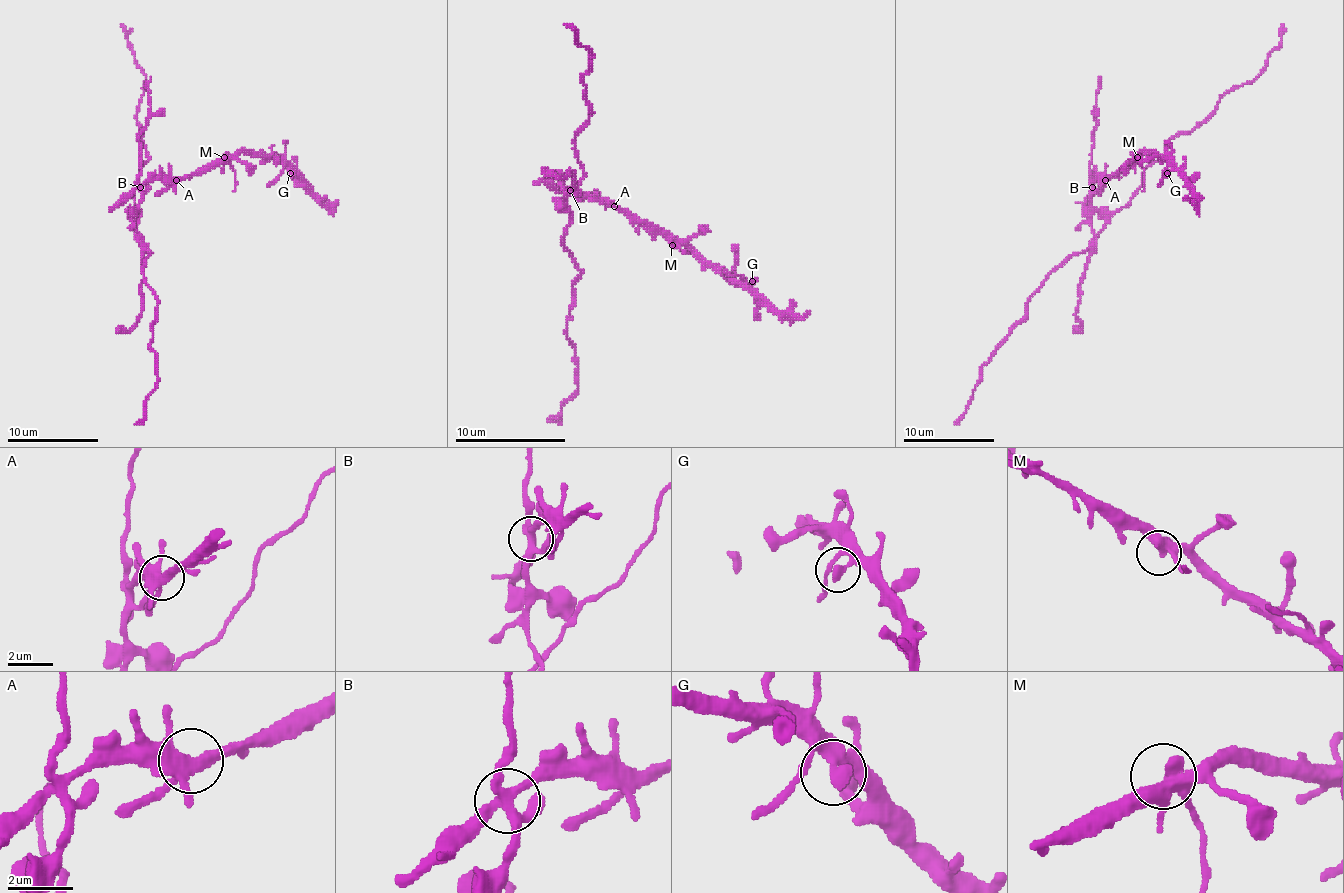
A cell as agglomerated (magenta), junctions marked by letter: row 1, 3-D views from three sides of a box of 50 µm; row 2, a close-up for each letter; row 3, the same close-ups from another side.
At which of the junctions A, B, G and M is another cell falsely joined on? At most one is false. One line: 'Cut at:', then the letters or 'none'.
Cut at: B

